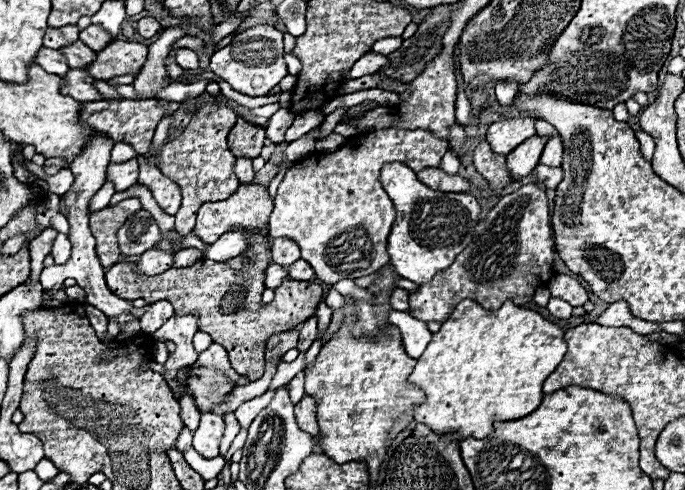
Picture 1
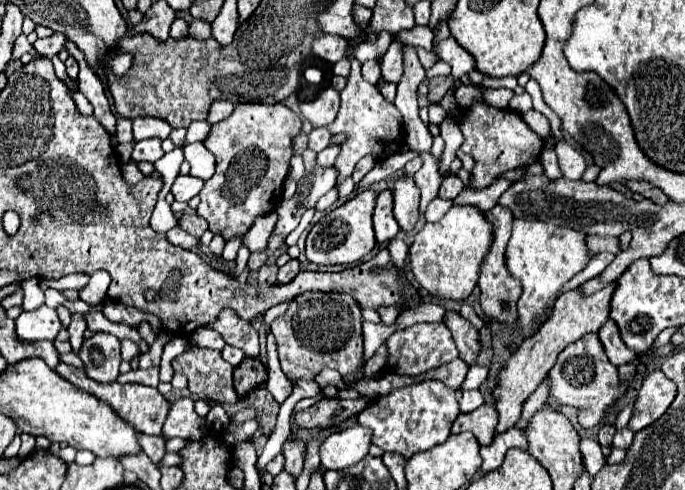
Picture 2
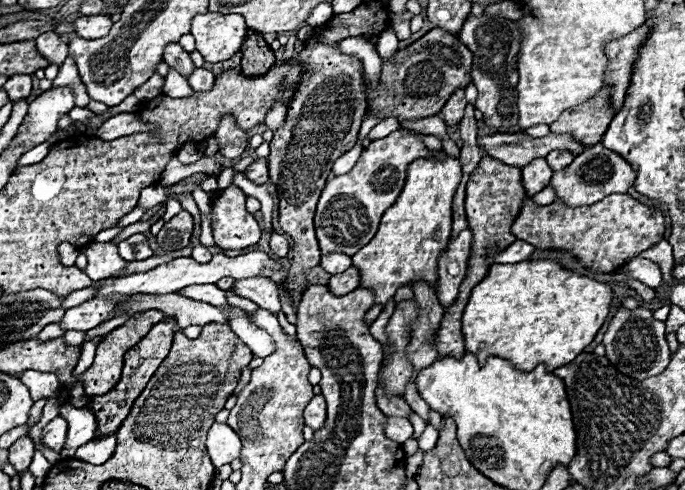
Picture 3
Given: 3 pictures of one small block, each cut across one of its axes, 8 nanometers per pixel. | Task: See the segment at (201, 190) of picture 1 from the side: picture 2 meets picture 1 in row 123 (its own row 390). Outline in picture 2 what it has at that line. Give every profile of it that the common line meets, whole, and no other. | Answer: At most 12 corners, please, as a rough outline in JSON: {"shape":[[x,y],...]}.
{"shape":[[188,346],[172,360],[188,390],[236,402],[232,366],[216,350]]}

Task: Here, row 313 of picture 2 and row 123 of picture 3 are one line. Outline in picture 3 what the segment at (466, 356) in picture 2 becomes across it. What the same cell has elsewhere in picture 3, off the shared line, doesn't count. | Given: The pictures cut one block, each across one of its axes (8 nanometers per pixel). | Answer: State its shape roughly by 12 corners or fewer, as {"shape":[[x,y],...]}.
{"shape":[[464,88],[454,90],[442,108],[446,124],[458,124],[464,116]]}

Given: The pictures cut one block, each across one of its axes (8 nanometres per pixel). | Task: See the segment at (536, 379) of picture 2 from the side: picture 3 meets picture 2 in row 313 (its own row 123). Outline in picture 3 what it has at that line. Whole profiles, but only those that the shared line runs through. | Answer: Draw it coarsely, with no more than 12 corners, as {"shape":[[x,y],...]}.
{"shape":[[610,88],[550,124],[584,146],[602,140],[612,118]]}

